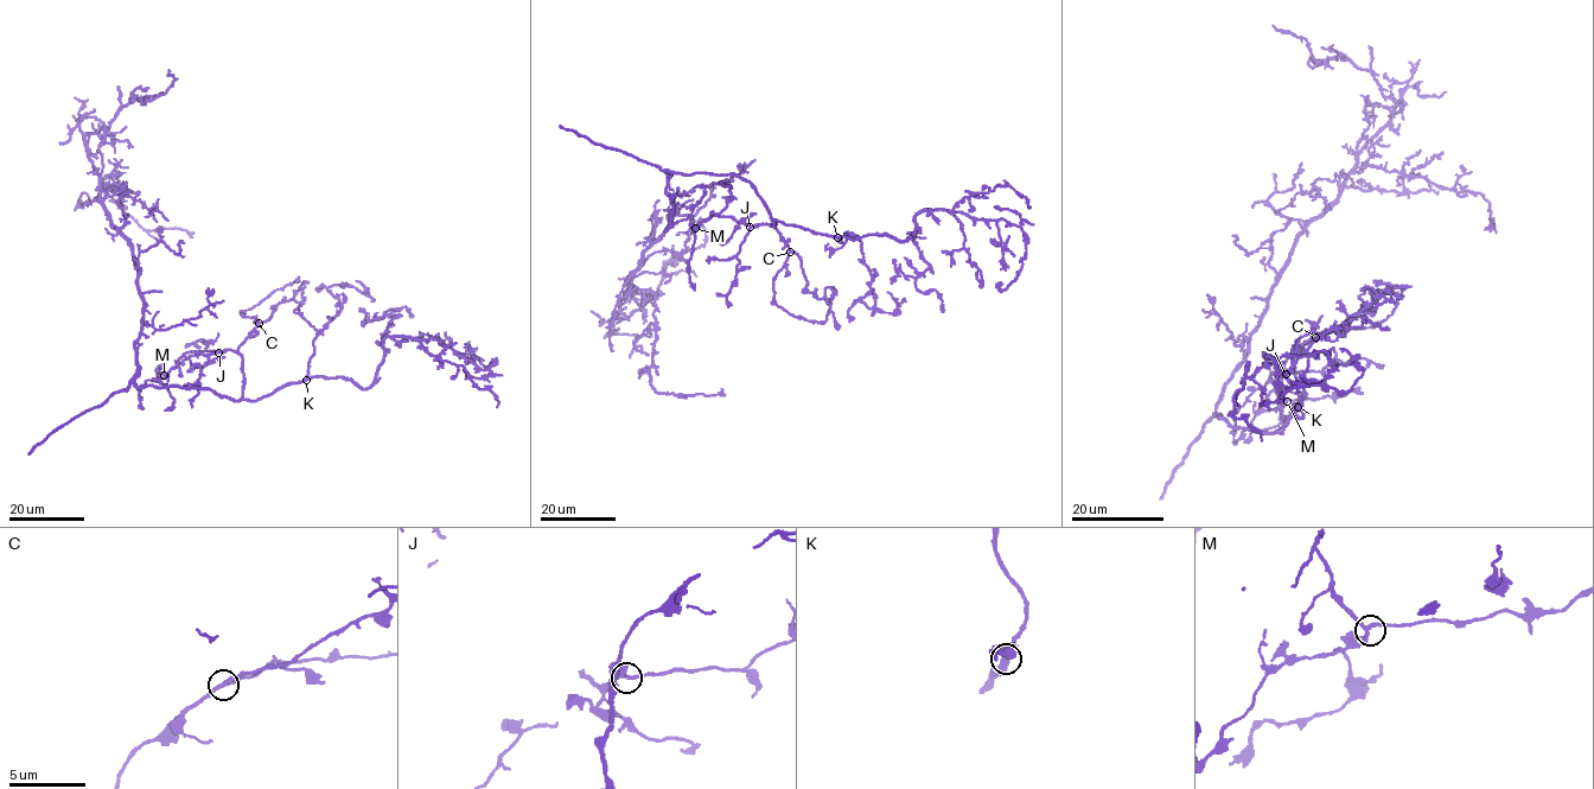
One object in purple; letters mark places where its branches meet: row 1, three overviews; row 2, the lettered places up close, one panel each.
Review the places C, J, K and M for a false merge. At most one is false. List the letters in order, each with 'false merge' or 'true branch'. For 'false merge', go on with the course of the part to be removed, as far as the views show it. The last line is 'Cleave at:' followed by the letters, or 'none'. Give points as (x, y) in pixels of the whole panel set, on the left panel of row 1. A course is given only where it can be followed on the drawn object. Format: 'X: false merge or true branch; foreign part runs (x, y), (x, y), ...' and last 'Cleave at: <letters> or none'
C: true branch
J: true branch
K: true branch
M: true branch
Cleave at: none

